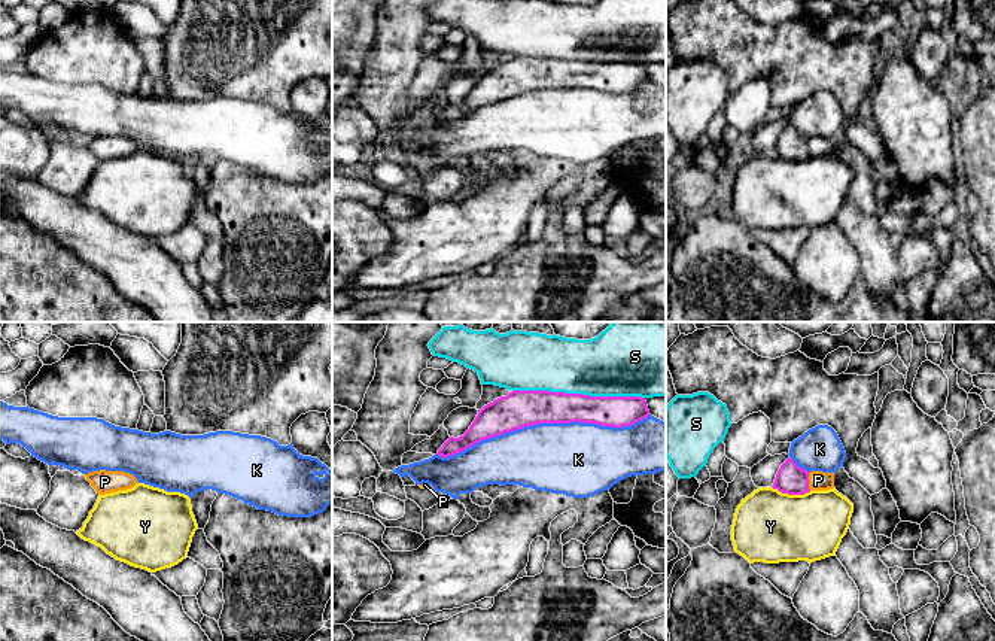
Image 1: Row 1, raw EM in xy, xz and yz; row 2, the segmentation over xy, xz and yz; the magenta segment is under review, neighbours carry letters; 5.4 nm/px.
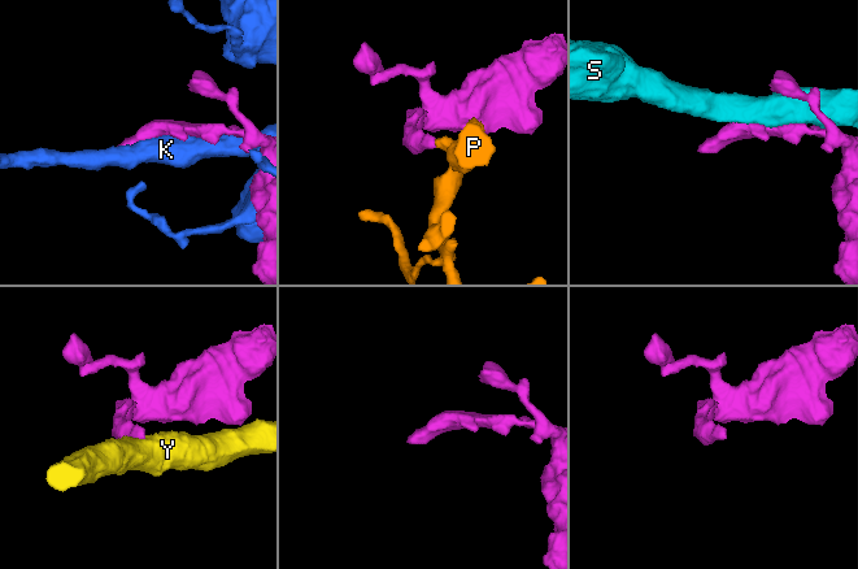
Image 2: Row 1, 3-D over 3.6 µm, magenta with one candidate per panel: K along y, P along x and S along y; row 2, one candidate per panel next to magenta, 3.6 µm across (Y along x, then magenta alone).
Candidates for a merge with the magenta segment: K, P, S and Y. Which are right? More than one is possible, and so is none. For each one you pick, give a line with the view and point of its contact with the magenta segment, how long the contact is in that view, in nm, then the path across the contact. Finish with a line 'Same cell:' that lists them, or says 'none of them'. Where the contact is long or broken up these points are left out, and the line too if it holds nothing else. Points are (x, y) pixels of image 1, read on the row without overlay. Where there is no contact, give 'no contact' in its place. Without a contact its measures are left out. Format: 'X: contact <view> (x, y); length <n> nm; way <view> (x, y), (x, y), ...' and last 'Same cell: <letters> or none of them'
P: contact yz (808, 148); length 100 nm; way yz (791, 145), (808, 148), (818, 146)
Same cell: P

